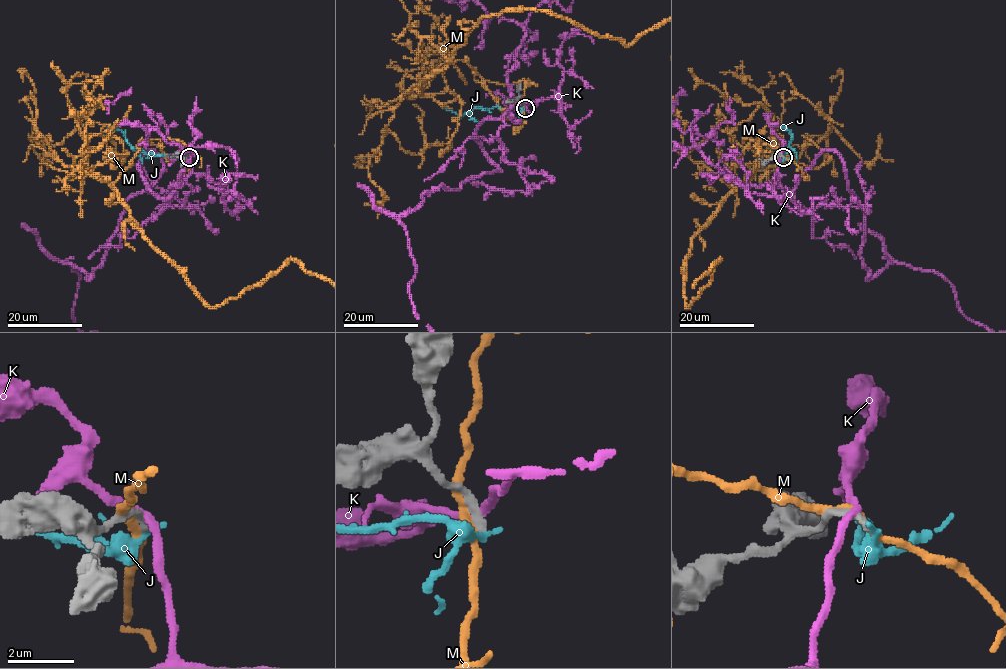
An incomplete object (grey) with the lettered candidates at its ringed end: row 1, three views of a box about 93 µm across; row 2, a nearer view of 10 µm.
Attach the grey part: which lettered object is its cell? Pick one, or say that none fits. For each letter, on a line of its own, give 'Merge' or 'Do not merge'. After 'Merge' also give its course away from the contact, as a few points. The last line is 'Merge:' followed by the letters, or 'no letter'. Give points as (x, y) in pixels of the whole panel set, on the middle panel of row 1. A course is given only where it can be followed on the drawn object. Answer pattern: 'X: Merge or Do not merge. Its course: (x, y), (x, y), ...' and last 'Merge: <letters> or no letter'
J: Do not merge
K: Do not merge
M: Do not merge
Merge: no letter

